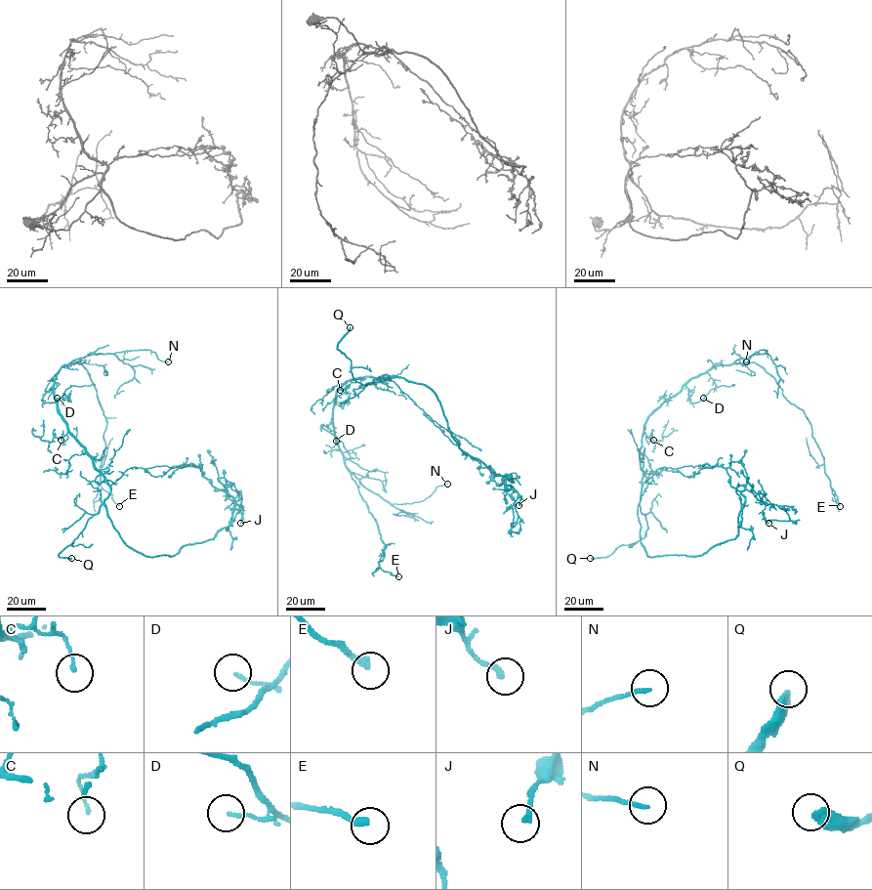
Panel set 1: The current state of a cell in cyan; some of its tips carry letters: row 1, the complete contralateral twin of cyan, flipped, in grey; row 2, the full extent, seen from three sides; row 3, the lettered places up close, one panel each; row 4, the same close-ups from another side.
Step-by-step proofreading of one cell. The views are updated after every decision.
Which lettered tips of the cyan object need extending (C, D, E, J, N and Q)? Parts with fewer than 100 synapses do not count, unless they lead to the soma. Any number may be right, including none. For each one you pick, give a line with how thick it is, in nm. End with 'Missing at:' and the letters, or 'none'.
Q: calibre 420 nm
Missing at: Q

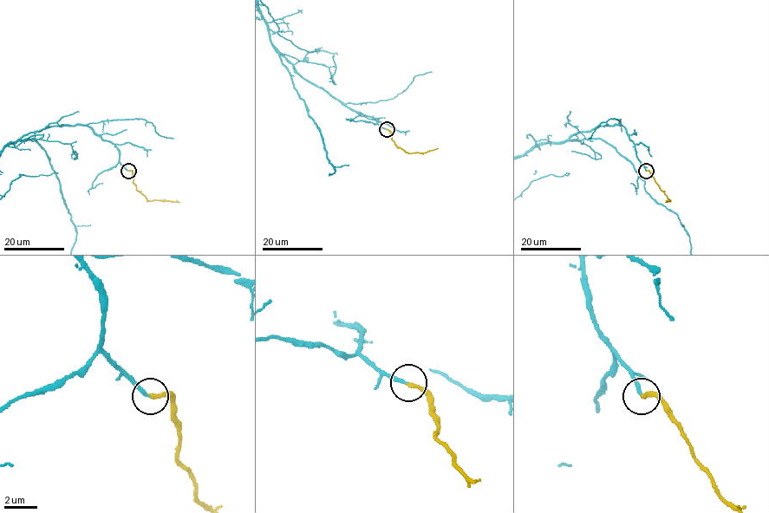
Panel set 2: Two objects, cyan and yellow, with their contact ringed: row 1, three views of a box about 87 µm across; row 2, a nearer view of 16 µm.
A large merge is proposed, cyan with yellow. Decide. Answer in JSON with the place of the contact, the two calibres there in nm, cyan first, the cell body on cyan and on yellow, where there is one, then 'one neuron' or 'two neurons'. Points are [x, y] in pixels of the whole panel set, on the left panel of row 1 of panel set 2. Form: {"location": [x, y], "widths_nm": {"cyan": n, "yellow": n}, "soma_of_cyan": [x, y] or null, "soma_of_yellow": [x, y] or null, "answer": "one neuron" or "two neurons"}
{"location": [128, 171], "widths_nm": {"cyan": 190, "yellow": 280}, "soma_of_cyan": null, "soma_of_yellow": null, "answer": "one neuron"}

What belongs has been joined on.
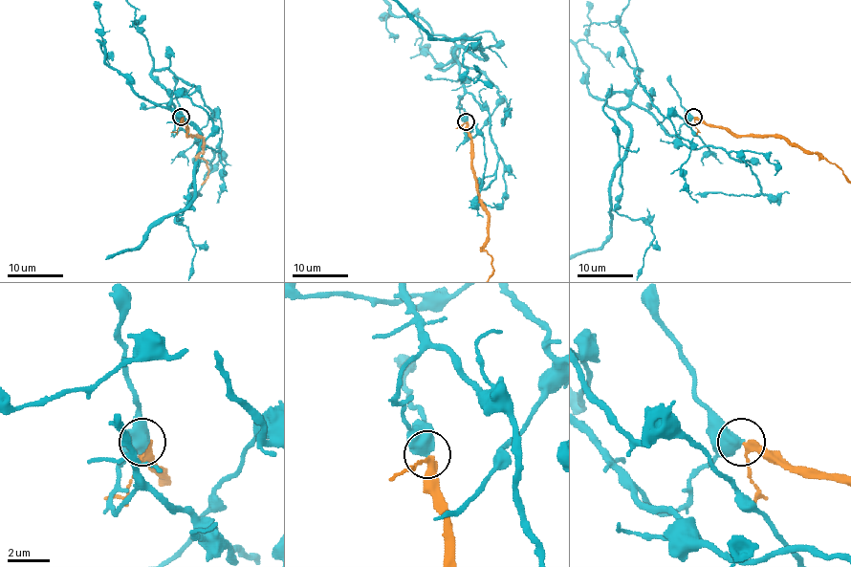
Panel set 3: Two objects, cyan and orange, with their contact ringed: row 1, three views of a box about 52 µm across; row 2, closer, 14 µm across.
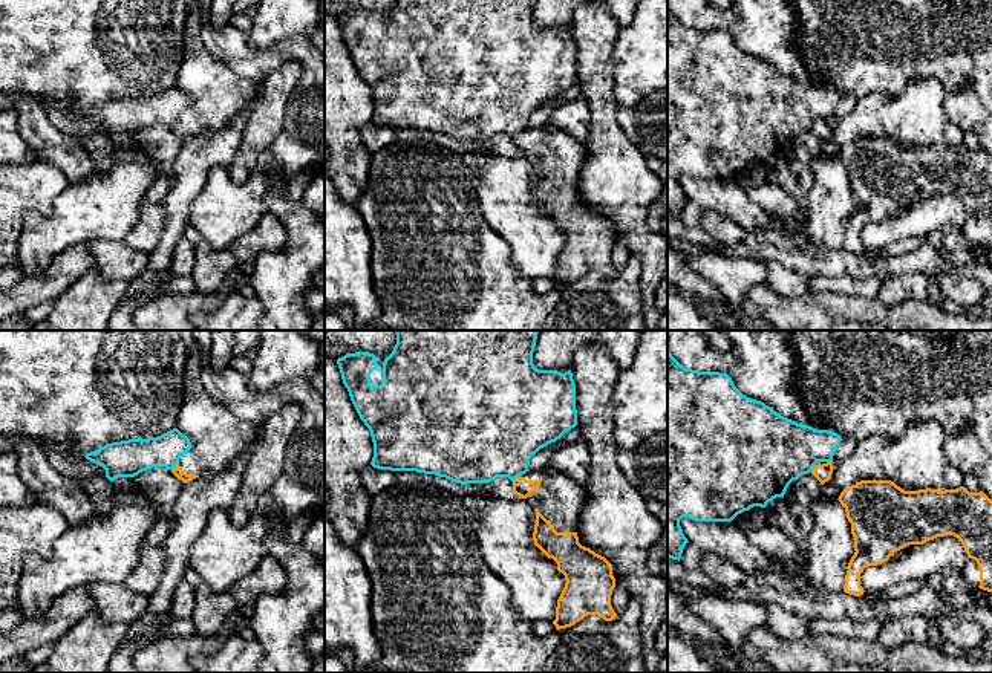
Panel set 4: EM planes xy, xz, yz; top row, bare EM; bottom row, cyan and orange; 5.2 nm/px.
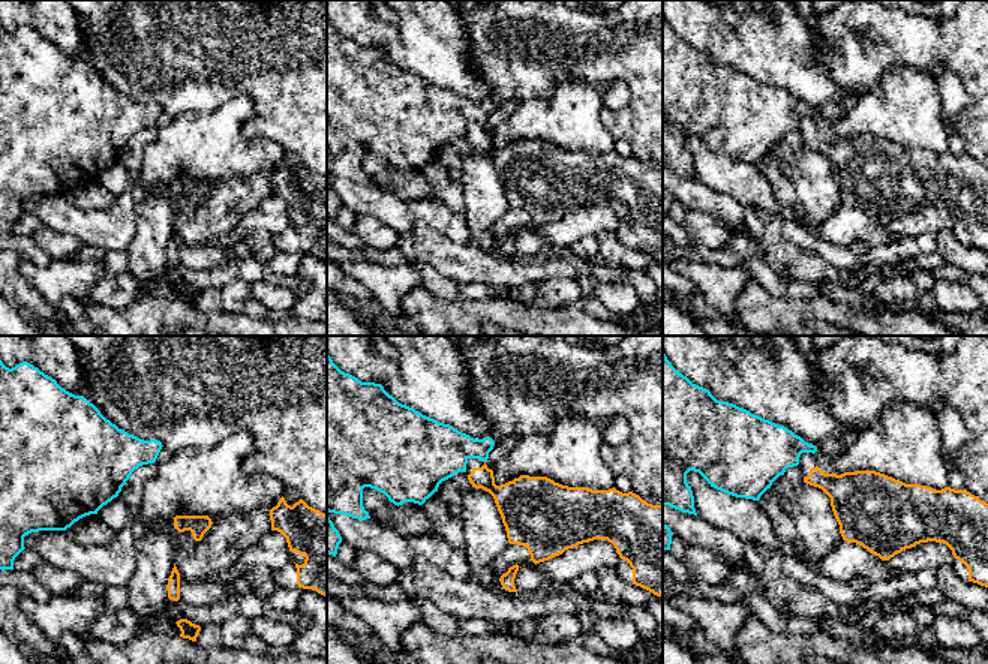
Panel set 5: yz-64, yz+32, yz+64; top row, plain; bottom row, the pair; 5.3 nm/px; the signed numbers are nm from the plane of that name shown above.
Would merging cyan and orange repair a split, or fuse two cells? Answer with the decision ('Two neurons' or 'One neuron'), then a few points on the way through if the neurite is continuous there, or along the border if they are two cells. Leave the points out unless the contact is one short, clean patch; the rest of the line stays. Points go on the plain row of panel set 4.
Two neurons. Boundary: xz (519, 133), (512, 138)

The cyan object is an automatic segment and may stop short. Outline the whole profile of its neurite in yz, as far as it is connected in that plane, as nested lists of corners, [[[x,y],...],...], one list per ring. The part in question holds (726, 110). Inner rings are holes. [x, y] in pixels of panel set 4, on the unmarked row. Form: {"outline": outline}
{"outline": [[[667,3],[667,214],[680,219],[689,200],[680,184],[683,174],[732,179],[753,164],[765,165],[773,156],[784,154],[788,142],[811,130],[817,119],[833,119],[840,98],[834,89],[798,81],[764,60],[747,55],[727,31],[686,26]]]}

